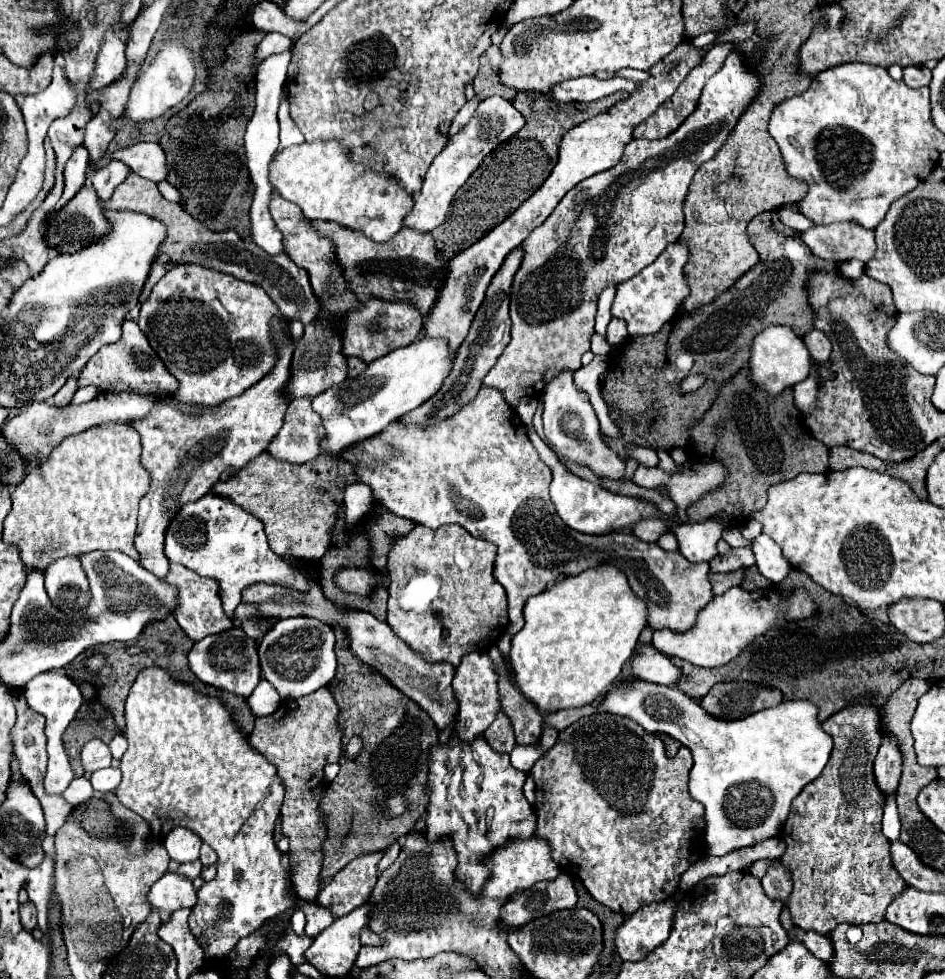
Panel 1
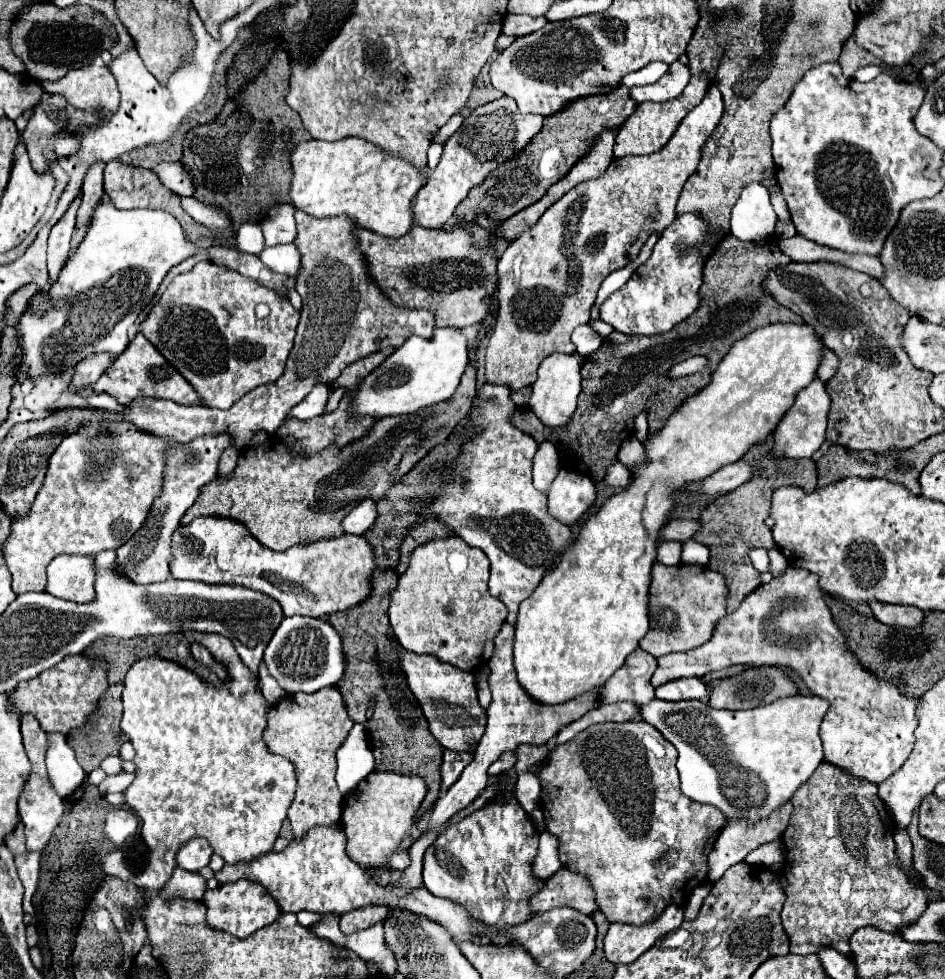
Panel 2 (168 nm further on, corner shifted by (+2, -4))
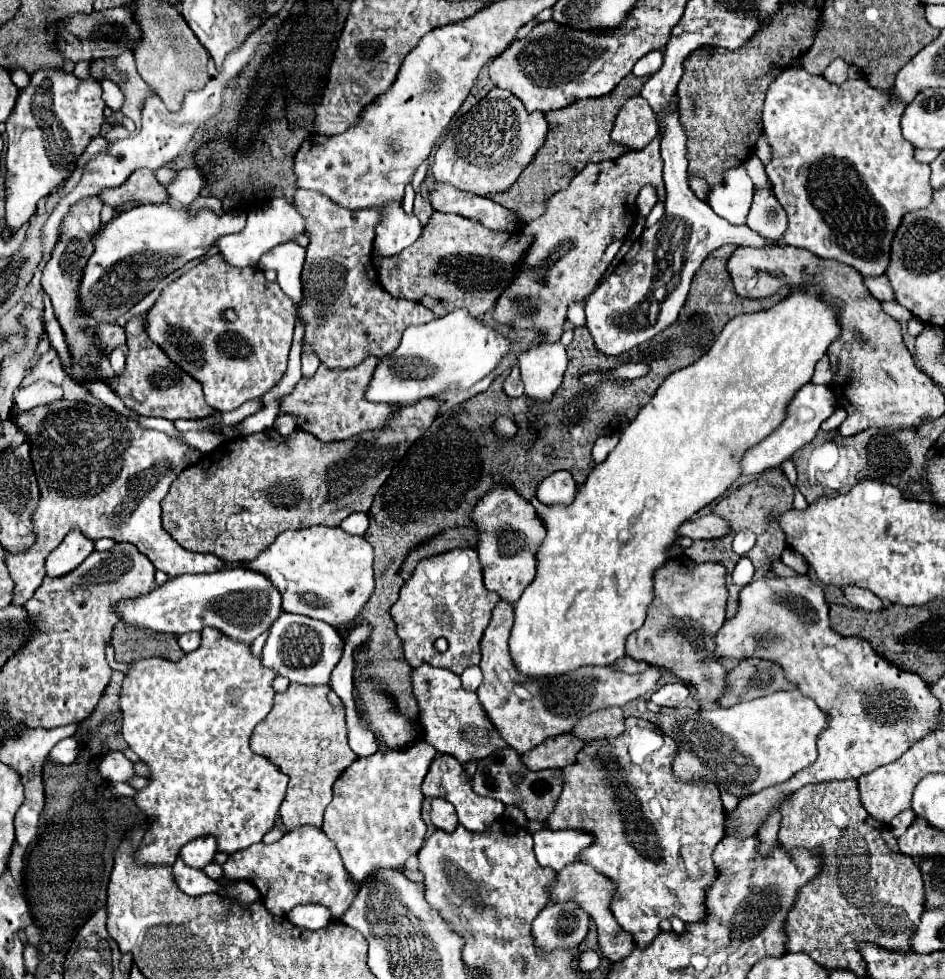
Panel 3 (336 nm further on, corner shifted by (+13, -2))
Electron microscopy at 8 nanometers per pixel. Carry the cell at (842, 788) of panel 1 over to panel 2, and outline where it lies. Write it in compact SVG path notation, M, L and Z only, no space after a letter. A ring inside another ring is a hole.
M823 762L815 776L791 798L793 812L781 840L787 846L783 876L787 880L787 900L781 912L783 928L791 942L793 954L817 954L821 948L835 948L851 956L849 938L863 926L873 926L885 932L899 932L905 924L913 924L927 908L929 898L919 886L917 872L909 874L901 868L895 854L895 822L887 814L885 804L877 796L877 784L847 776L839 768Z

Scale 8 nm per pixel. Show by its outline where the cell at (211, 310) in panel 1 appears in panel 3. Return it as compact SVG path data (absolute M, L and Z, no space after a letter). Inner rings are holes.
M220 254L206 256L198 266L170 282L146 314L144 330L172 362L198 380L204 388L206 402L216 412L228 412L242 406L246 400L262 398L286 372L292 332L298 314L296 304L280 290L276 282L266 282L260 268L234 268Z

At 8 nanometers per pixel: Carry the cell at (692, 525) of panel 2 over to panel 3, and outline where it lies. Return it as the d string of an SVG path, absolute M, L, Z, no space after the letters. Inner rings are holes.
M708 514L708 516L702 516L702 518L696 518L696 520L686 520L680 530L678 530L678 536L688 536L692 540L708 540L708 538L720 538L728 532L728 524L714 516L714 514Z

